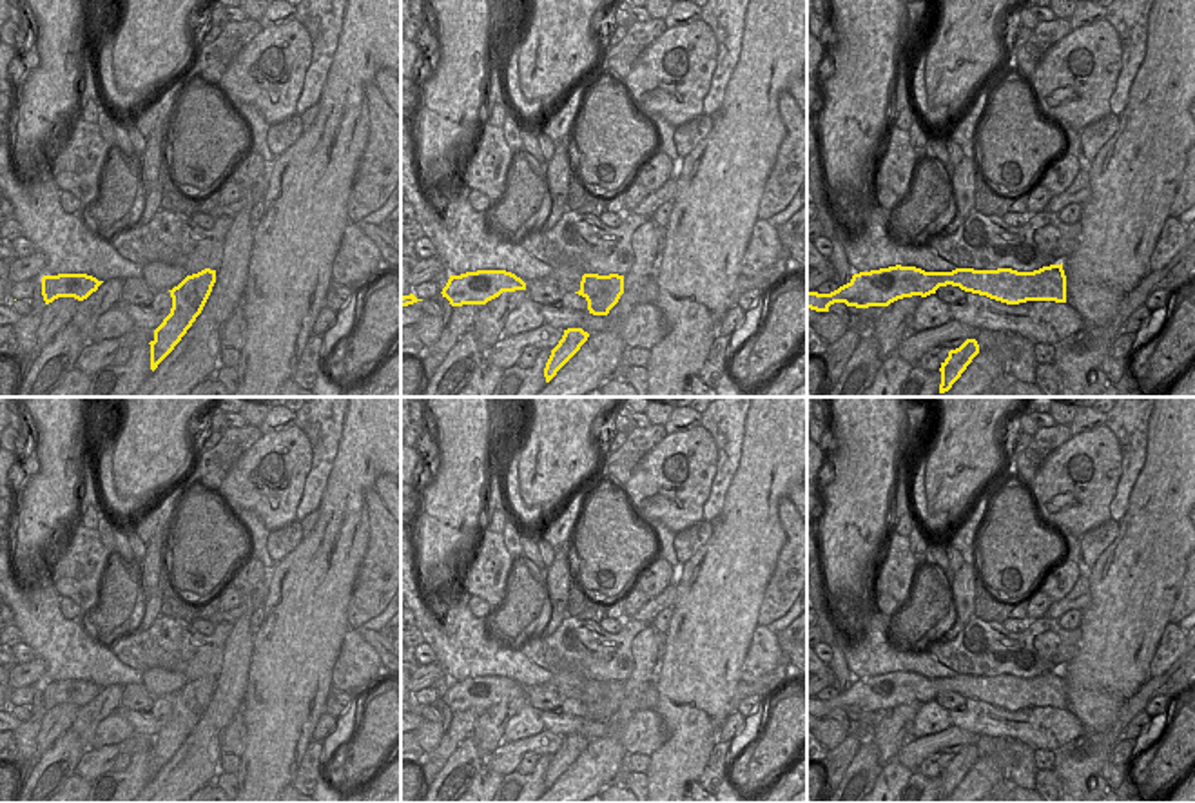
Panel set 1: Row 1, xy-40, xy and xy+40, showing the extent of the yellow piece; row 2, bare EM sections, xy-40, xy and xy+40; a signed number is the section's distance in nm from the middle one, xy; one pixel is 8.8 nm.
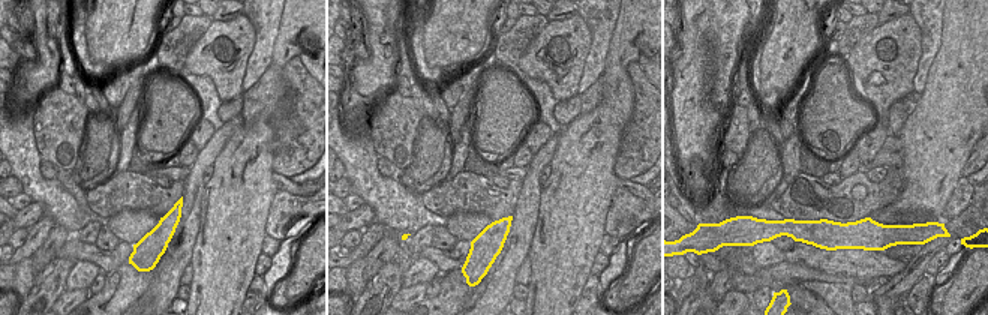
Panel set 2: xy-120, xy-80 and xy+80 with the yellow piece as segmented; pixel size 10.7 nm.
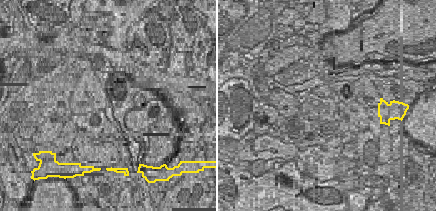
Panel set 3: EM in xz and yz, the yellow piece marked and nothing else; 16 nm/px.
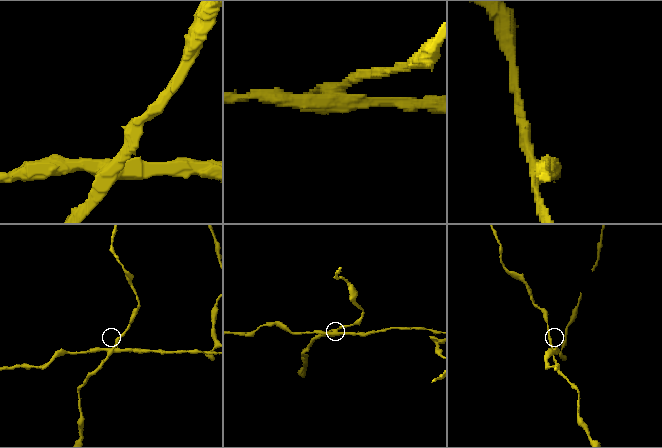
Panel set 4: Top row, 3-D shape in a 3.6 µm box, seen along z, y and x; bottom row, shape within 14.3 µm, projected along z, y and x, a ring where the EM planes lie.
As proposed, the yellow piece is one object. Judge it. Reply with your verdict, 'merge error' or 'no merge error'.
merge error

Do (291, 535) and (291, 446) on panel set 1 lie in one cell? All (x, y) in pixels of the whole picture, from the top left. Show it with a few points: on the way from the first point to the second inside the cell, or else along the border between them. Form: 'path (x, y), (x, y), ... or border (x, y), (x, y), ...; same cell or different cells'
border (294, 519), (271, 532); different cells

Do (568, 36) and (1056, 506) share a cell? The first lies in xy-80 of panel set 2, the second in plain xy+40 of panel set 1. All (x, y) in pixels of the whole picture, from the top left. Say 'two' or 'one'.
one

